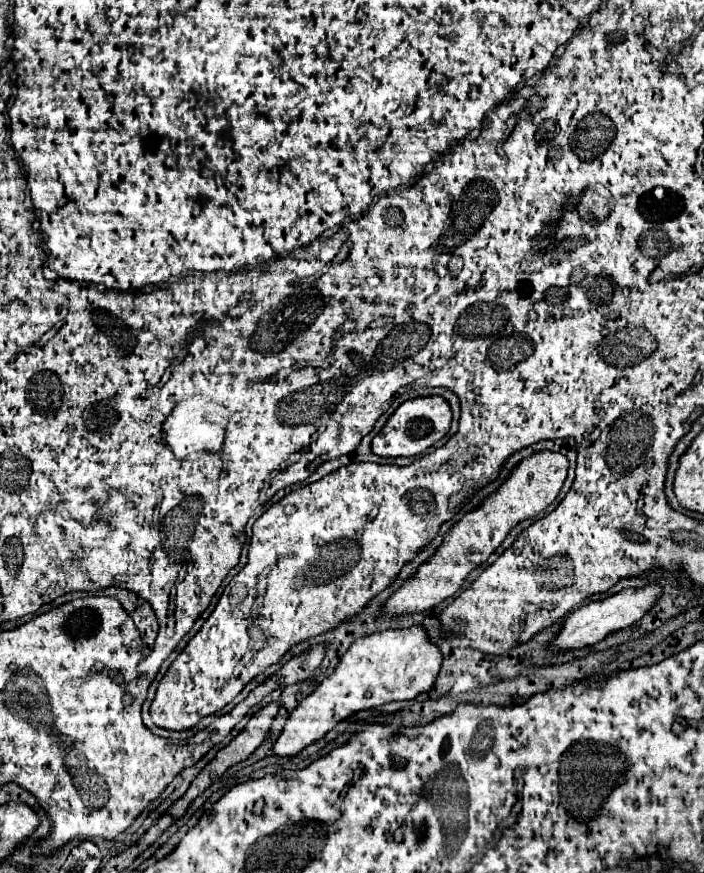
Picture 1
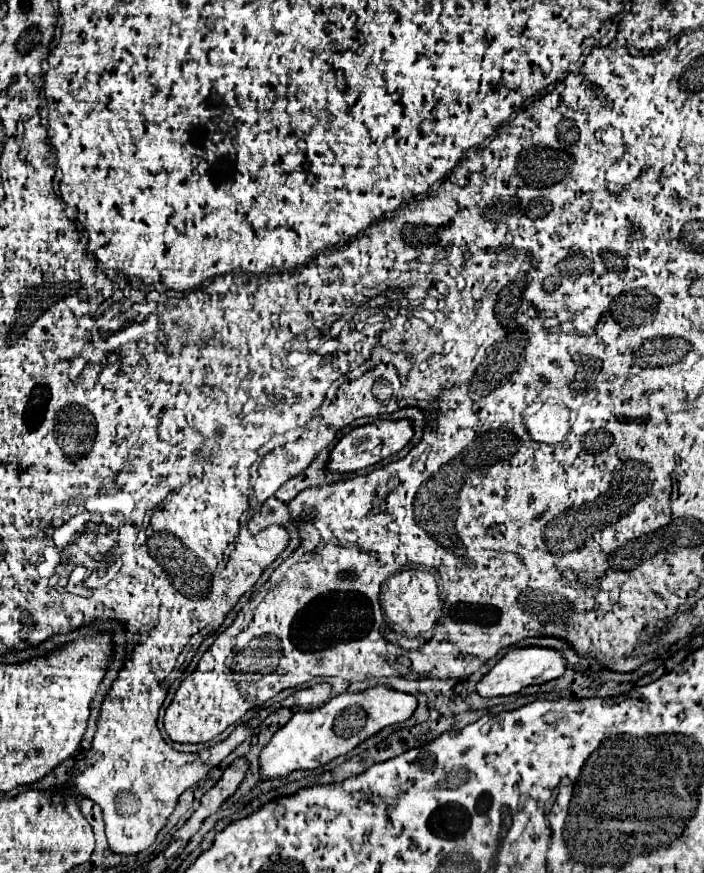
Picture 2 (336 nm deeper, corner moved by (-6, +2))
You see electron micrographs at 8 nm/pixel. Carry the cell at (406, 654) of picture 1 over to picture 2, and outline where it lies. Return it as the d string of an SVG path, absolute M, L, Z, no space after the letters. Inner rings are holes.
M384 686L370 688L358 694L340 694L316 710L296 712L286 726L282 726L272 740L262 748L258 756L260 780L274 780L292 774L294 770L314 770L322 764L328 764L340 754L348 754L366 738L372 738L382 728L398 722L406 722L418 702L414 696L396 692Z

